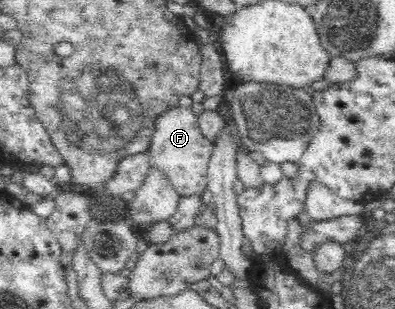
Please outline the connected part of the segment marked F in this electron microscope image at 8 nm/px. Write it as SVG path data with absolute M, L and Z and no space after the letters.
M178 105L164 111L157 119L153 139L149 147L151 165L155 165L167 174L179 195L199 197L207 189L206 167L214 150L214 142L203 135L198 116L191 107Z

